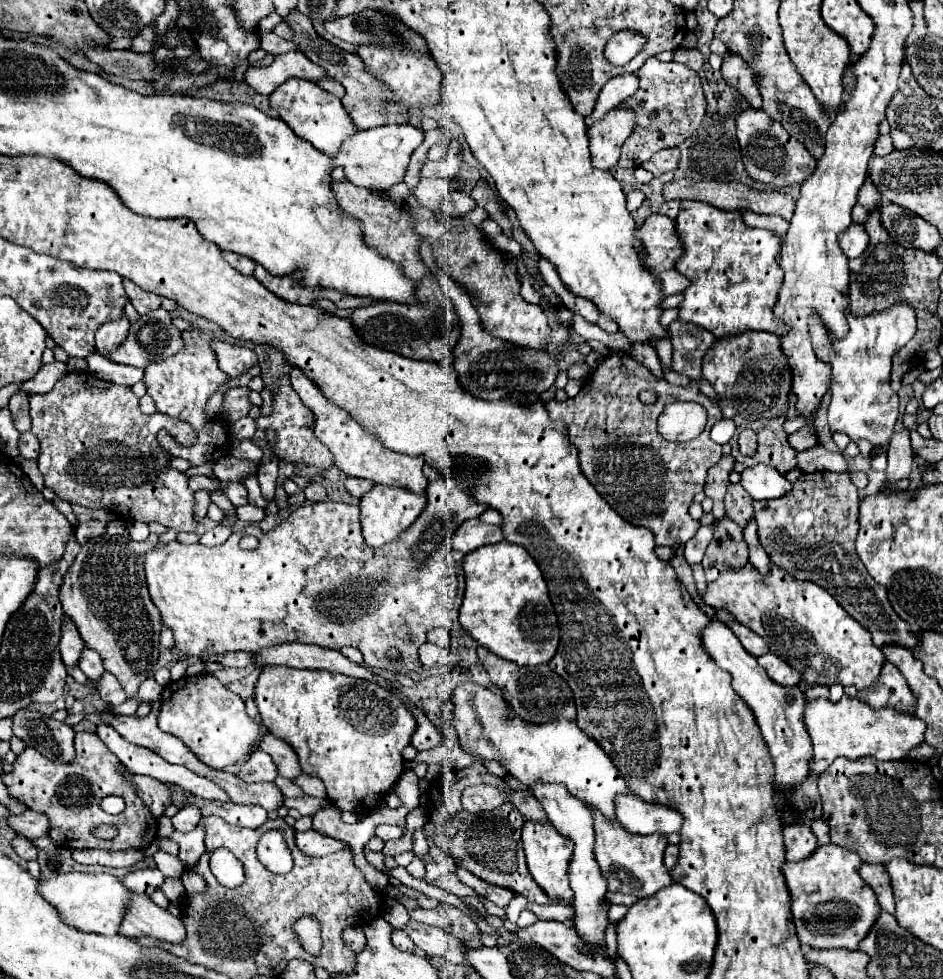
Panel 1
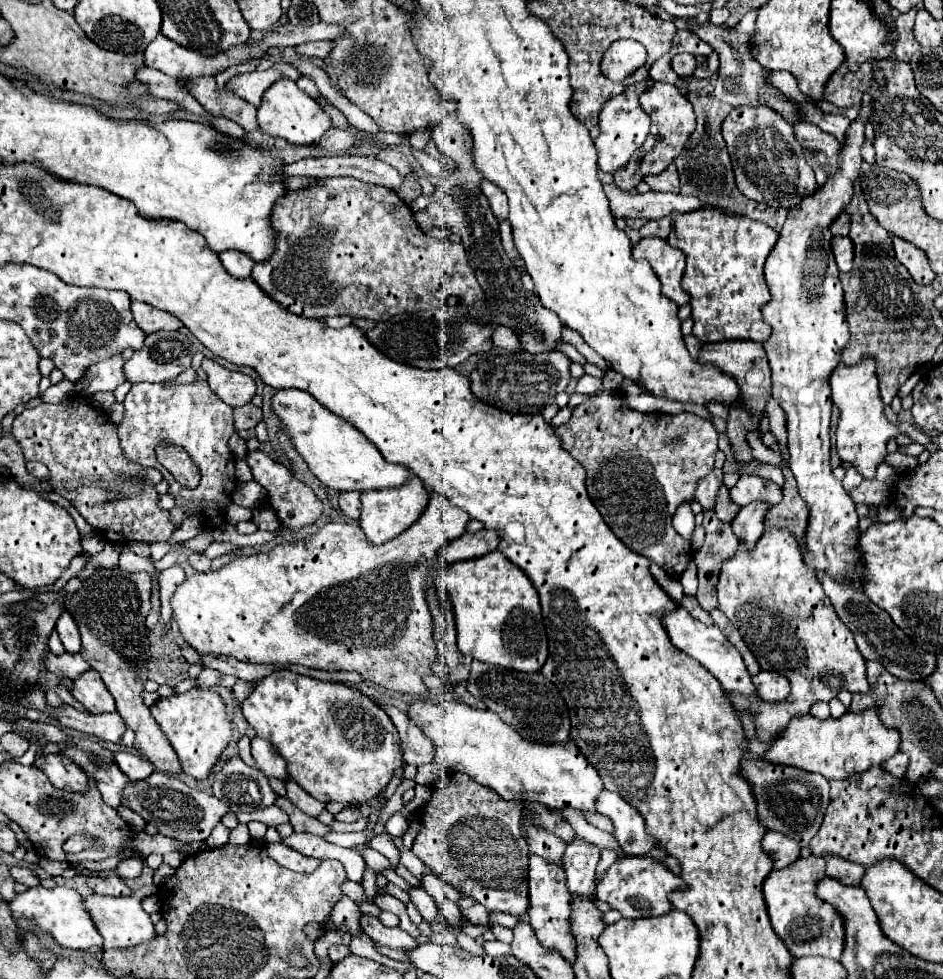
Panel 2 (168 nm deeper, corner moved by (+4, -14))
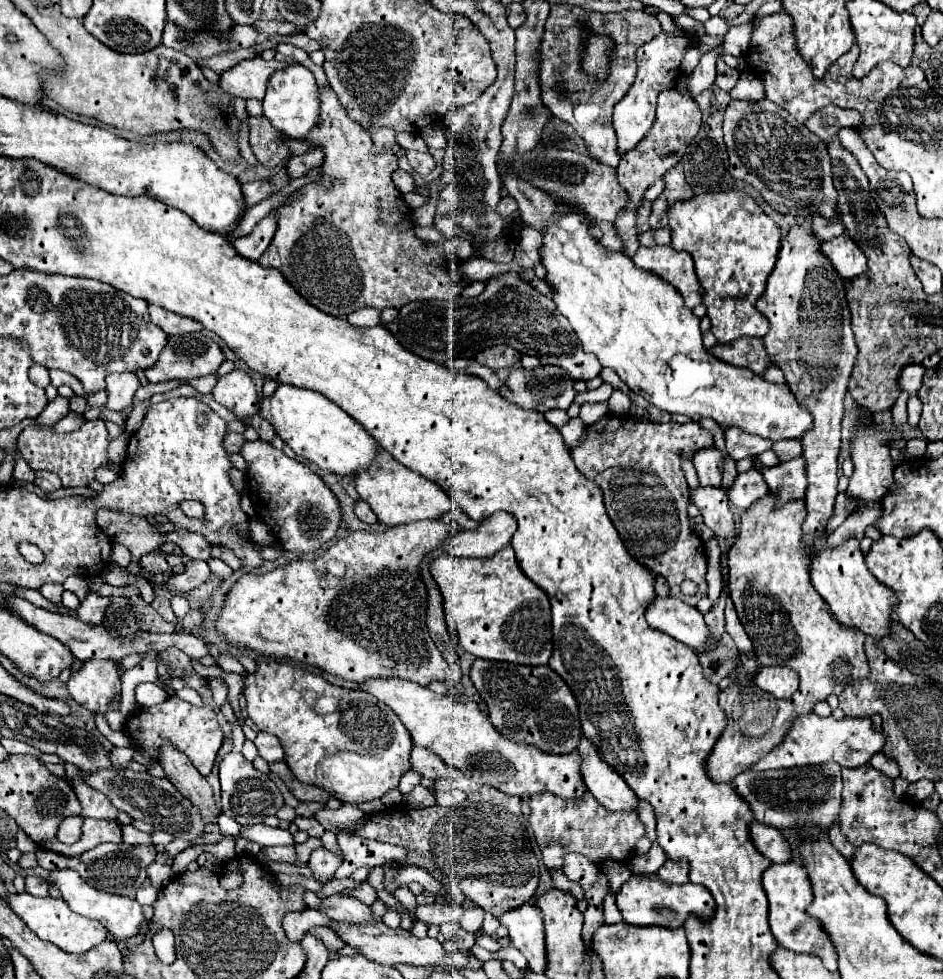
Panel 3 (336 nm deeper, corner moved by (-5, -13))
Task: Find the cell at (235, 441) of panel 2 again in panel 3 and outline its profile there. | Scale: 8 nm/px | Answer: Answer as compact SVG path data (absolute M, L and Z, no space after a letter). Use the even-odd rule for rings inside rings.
M229 432L229 434L223 438L223 448L225 448L227 452L239 452L239 450L241 450L241 446L243 446L243 442L245 442L243 434Z

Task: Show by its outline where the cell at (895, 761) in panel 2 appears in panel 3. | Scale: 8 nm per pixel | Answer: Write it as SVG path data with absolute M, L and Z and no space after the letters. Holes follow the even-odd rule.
M877 754L877 756L873 756L873 760L869 760L871 762L871 766L873 768L877 768L877 770L881 770L883 774L887 774L891 780L893 778L897 778L899 776L899 770L897 770L897 764L893 764L889 758L885 758L885 754Z

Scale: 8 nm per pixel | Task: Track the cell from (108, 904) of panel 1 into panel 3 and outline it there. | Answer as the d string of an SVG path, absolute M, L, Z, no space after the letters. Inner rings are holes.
M27 892L23 894L3 894L7 896L7 902L11 904L13 912L45 942L51 942L55 944L57 948L65 950L65 952L71 952L71 954L83 954L83 952L89 952L91 948L95 948L97 944L101 944L107 936L107 930L105 926L101 926L97 920L89 920L81 914L75 914L73 910L69 910L69 906L61 900L61 898L35 898Z

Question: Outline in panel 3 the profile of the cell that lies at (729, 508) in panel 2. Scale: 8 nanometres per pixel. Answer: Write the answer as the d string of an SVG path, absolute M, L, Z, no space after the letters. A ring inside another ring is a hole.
M725 458L725 470L723 470L723 482L721 482L721 488L727 490L733 482L733 478L737 476L737 468L735 468L735 460L733 458Z

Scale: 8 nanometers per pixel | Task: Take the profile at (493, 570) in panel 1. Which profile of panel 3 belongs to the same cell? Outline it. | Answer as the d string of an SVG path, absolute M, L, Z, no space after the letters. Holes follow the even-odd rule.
M507 544L491 558L457 558L451 554L443 554L431 562L431 574L443 594L447 620L453 622L459 644L465 652L477 658L489 658L499 662L521 662L529 666L547 664L553 652L549 598L537 584L525 578L519 562L515 560L511 544Z

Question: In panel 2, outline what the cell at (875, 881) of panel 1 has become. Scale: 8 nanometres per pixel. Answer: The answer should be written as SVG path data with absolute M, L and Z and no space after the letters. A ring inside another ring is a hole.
M826 857L826 861L828 861L828 875L830 877L836 877L846 887L860 887L864 867L860 867L856 863L848 863L844 859L834 859L834 857Z

